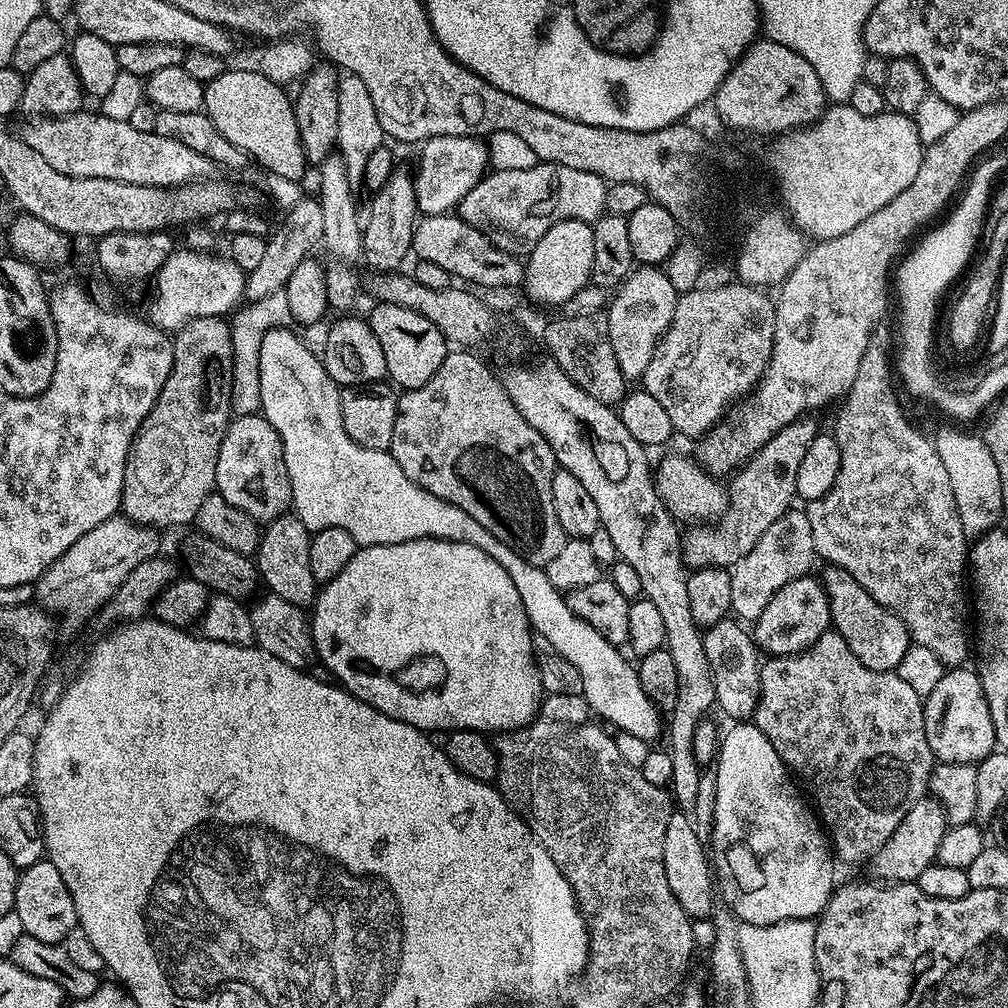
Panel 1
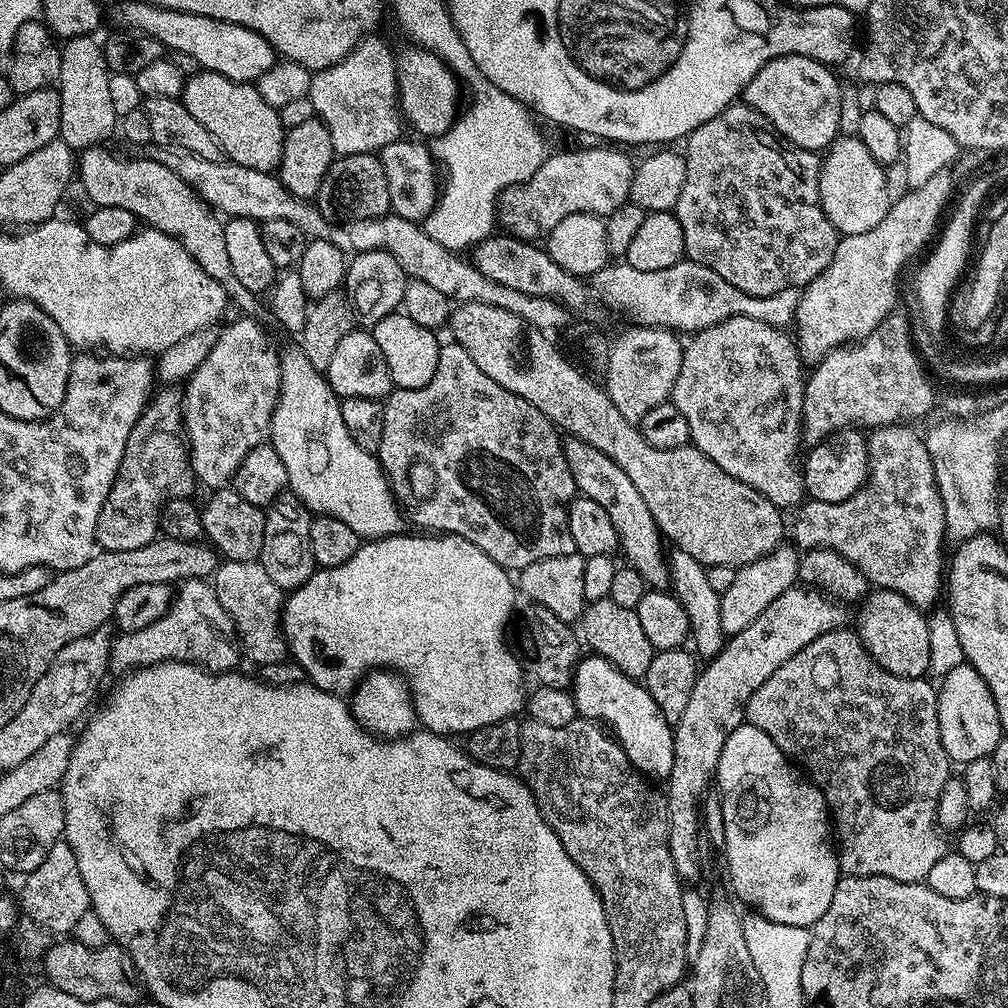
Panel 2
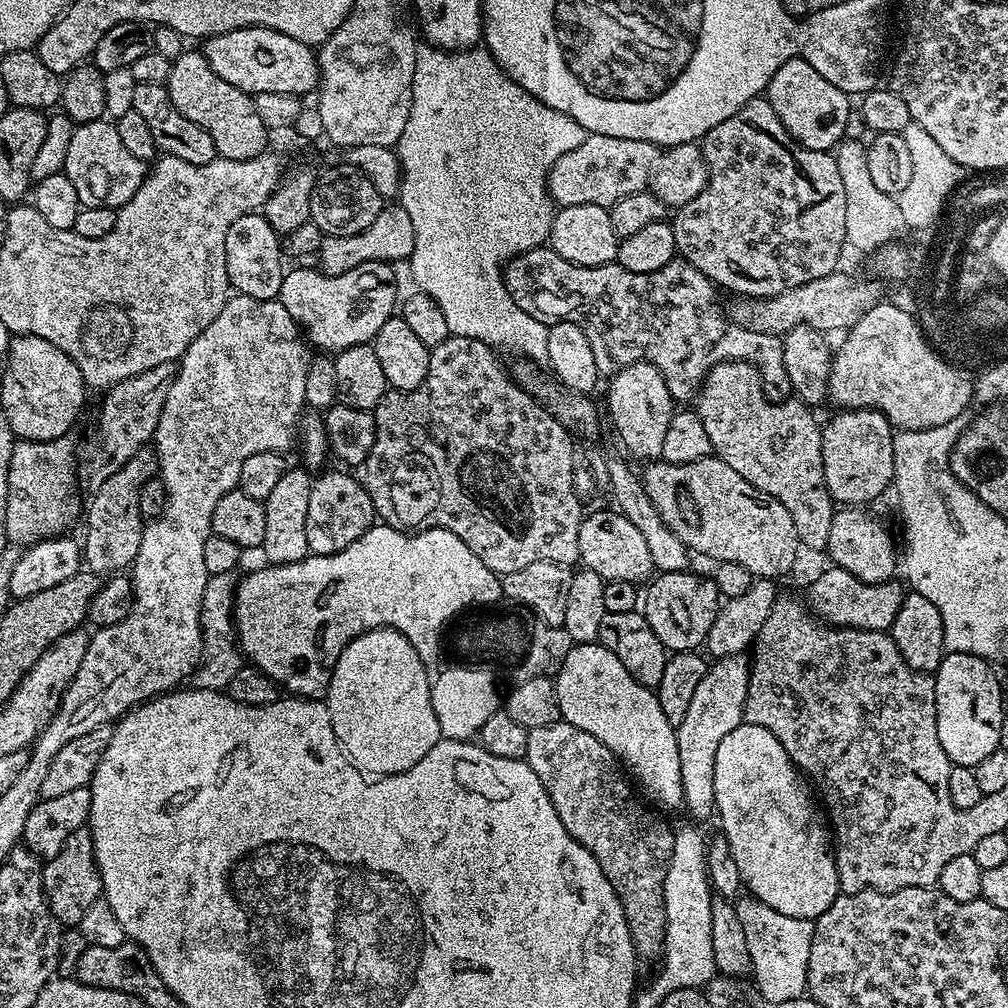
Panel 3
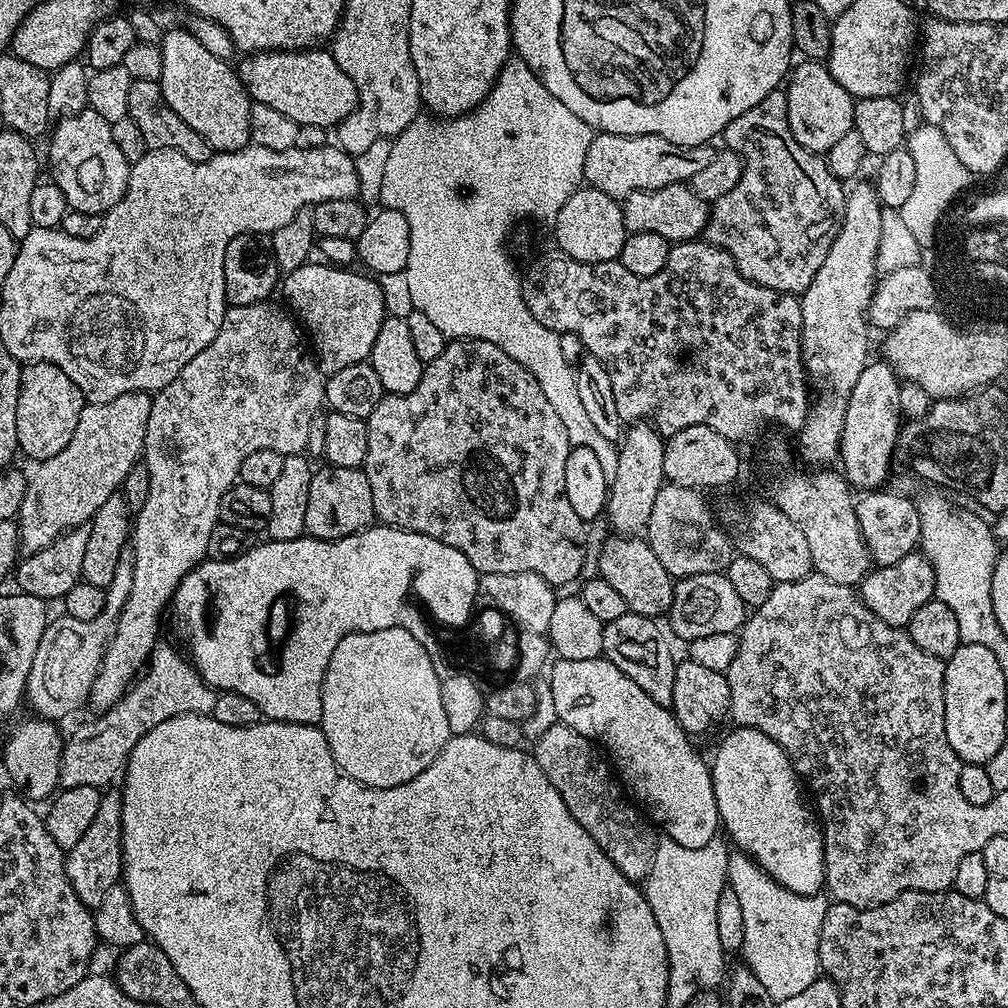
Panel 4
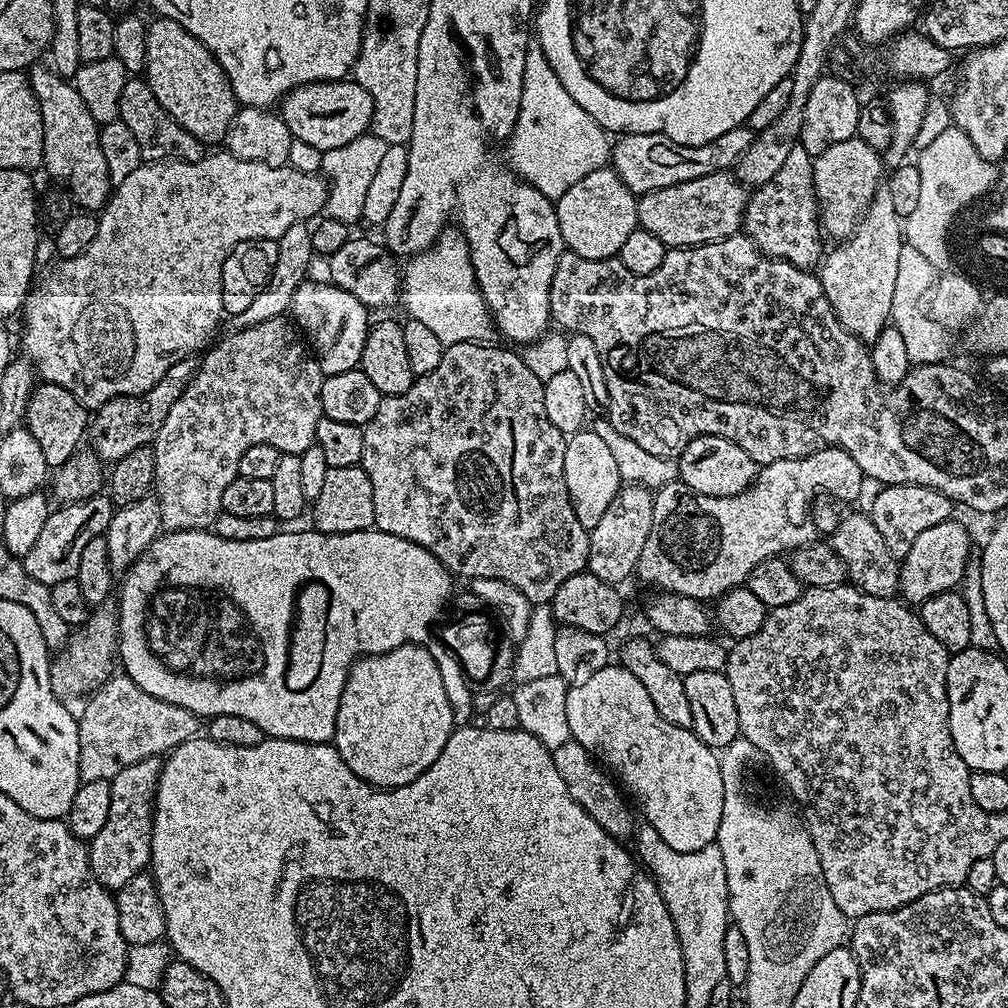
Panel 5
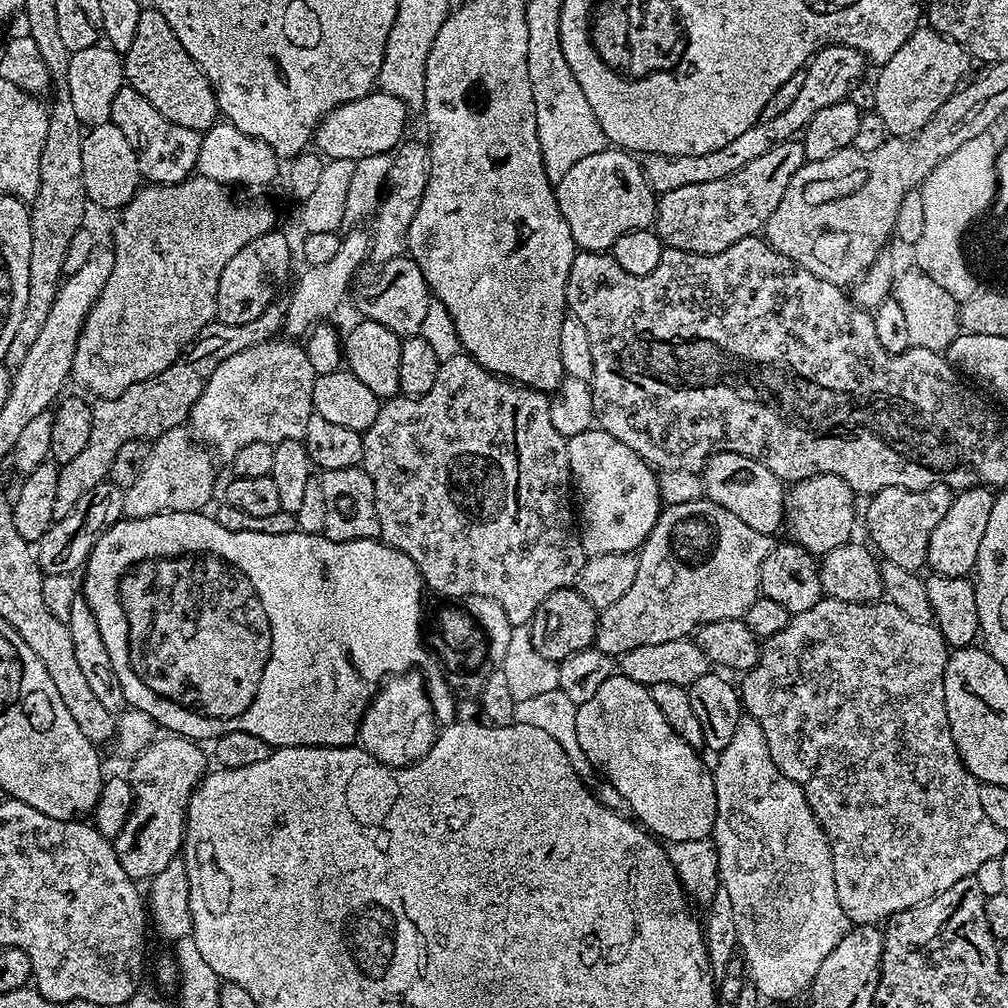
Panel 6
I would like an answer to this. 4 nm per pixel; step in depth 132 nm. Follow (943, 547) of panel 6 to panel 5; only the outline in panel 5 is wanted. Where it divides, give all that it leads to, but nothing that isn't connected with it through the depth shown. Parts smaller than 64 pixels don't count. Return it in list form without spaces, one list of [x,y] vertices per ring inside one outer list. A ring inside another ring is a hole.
[[[956,518],[938,522],[938,526],[930,526],[930,530],[922,530],[922,534],[914,538],[914,546],[910,546],[910,554],[906,554],[899,561],[899,595],[909,605],[919,606],[925,600],[934,598],[934,594],[953,591],[964,579],[964,573],[970,563],[968,555],[971,552],[972,540]]]

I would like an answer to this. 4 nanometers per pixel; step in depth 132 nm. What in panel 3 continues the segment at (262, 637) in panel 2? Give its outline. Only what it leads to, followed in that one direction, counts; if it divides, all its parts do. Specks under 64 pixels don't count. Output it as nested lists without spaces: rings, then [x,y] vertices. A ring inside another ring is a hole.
[[[231,572],[209,576],[206,590],[202,590],[202,606],[200,607],[200,630],[204,643],[203,656],[190,680],[197,688],[227,689],[228,683],[242,665],[242,653],[236,638],[236,625],[232,614],[232,606],[236,599],[237,577]]]

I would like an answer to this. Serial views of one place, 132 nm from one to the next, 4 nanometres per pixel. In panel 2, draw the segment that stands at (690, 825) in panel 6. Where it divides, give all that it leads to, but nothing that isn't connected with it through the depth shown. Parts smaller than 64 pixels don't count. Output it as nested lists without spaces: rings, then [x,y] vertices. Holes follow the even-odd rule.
[[[588,654],[576,665],[570,693],[577,713],[603,725],[641,776],[667,781],[674,766],[674,728],[662,718],[658,702],[650,698],[639,679],[622,674],[606,658]]]

